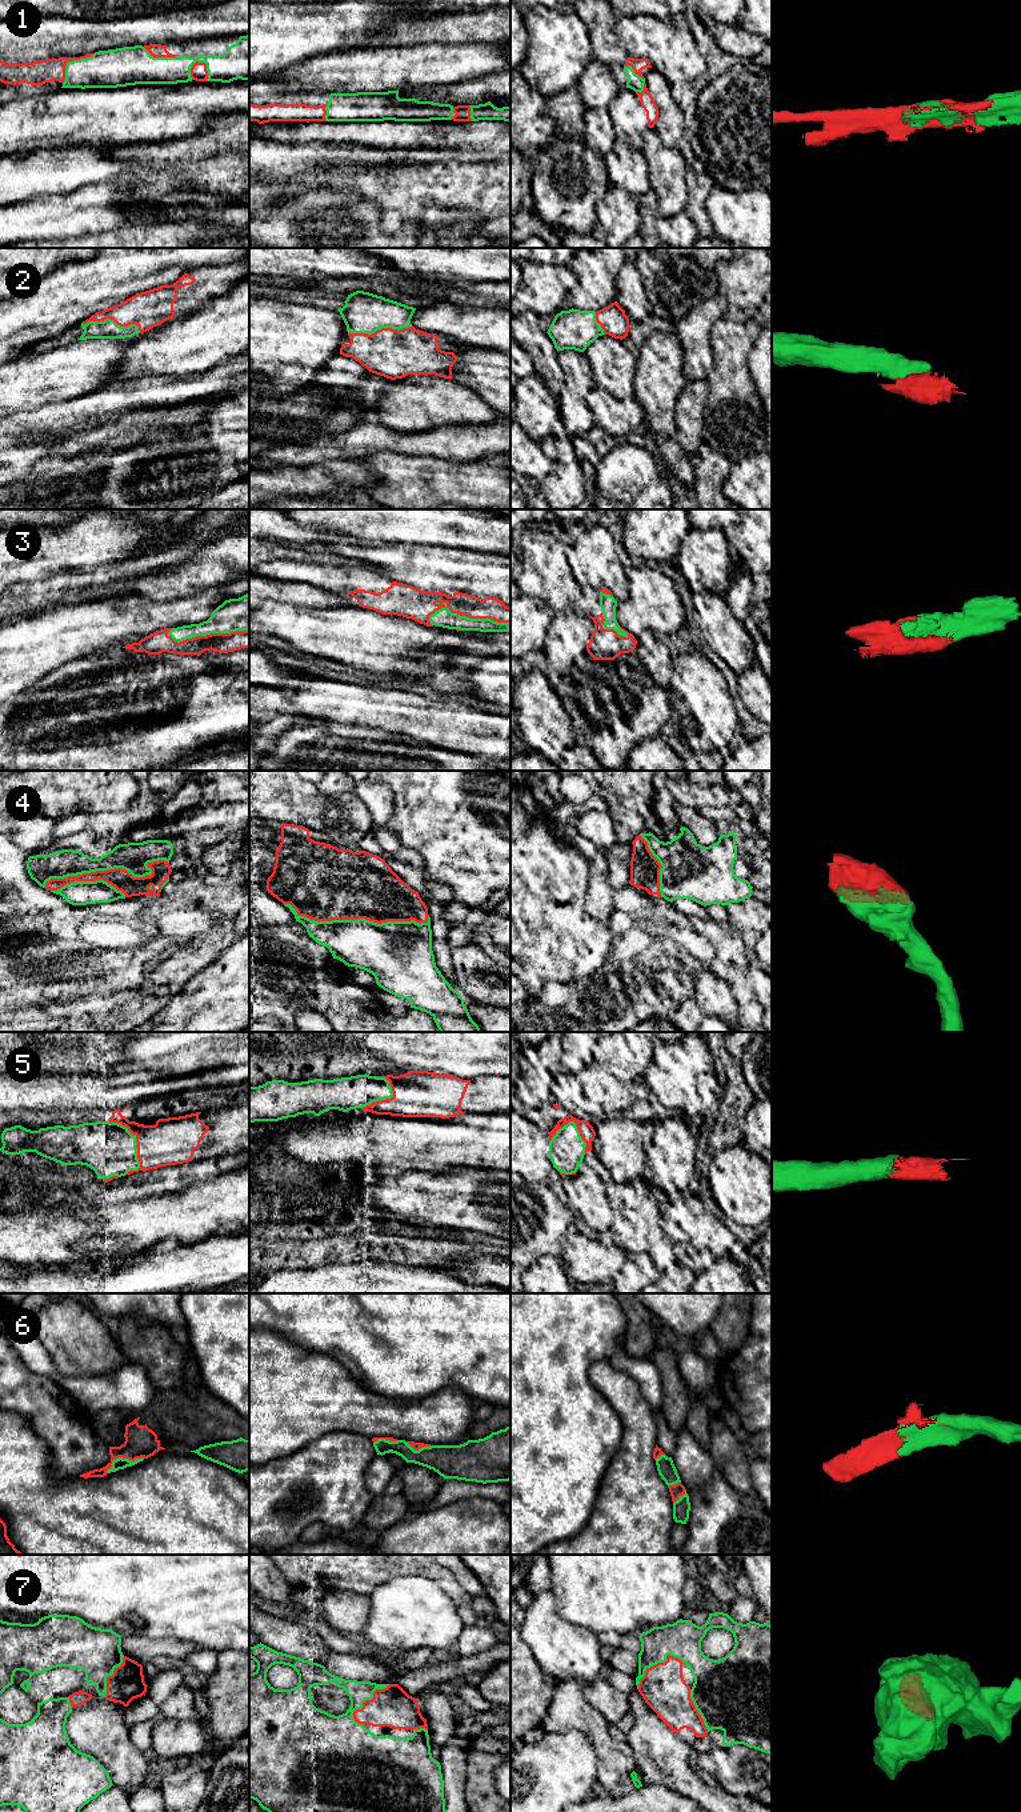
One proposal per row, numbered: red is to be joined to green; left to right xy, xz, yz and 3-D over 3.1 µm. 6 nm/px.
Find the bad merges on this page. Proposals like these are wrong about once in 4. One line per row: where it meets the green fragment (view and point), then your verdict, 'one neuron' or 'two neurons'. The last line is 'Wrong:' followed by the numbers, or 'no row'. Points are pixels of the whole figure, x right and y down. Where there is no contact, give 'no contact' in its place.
1: xy (69, 62) | one neuron
2: xz (380, 328) | one neuron
3: xz (469, 618) | one neuron
4: xz (356, 920) | one neuron
5: xy (135, 1140) | one neuron
6: xy (123, 1459) | one neuron
7: xz (367, 1699) | one neuron
Wrong: no row

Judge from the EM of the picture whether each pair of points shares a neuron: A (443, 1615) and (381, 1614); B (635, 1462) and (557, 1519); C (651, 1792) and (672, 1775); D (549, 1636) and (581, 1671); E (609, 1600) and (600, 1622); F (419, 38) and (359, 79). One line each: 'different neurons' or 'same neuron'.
A: same neuron
B: different neurons
C: different neurons
D: same neuron
E: same neuron
F: different neurons

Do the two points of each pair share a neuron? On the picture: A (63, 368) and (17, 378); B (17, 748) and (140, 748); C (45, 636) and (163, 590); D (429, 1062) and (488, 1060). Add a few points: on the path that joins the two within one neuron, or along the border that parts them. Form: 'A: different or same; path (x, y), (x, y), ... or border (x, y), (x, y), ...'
A: same; path (52, 376), (28, 378)
B: same; path (48, 756), (109, 756)
C: different; border (115, 588), (127, 587), (152, 600), (176, 599)
D: same; path (444, 1060), (473, 1060)

